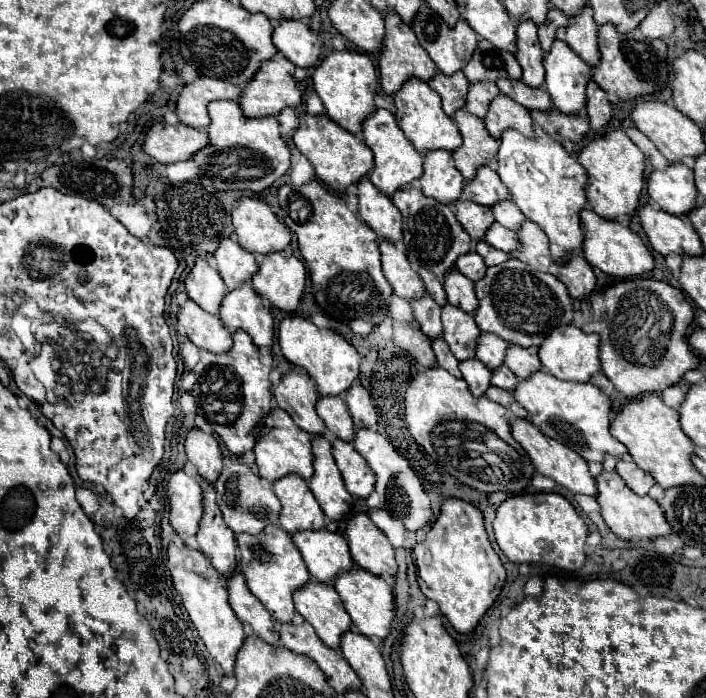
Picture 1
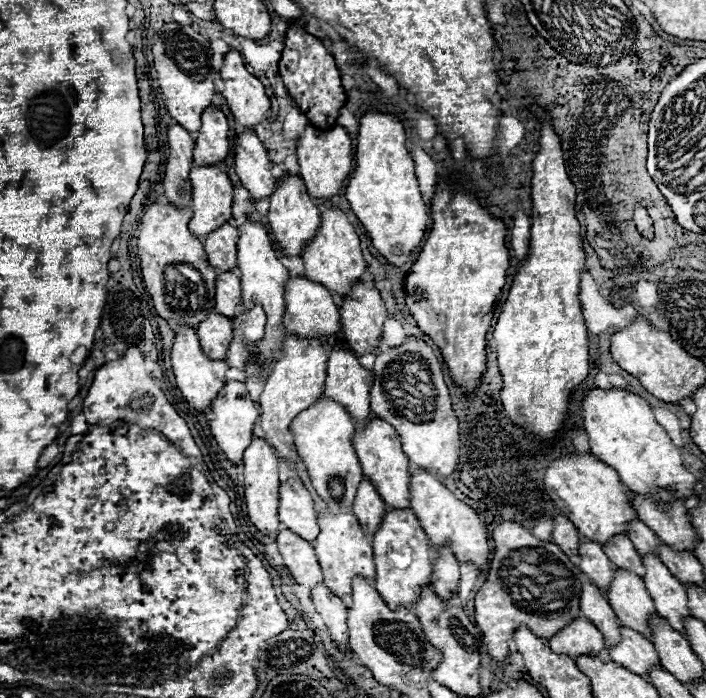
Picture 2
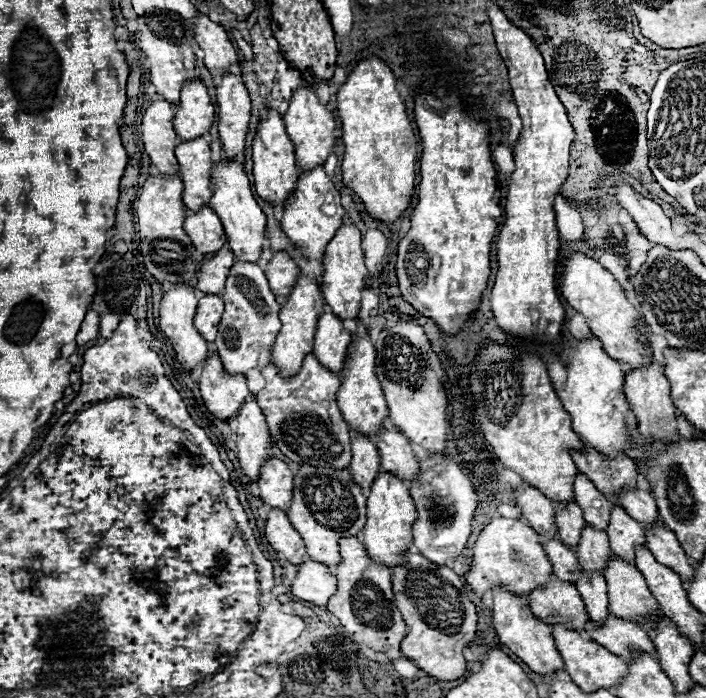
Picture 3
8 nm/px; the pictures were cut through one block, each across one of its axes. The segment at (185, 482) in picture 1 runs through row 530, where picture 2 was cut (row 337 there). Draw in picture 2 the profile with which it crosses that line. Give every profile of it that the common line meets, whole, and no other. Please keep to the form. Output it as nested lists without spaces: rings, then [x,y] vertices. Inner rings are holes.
[[[180,326],[178,334],[174,338],[174,346],[172,346],[172,370],[176,376],[176,386],[180,388],[186,402],[192,408],[196,408],[198,412],[208,412],[214,398],[220,394],[220,390],[226,384],[224,372],[228,370],[228,364],[222,360],[210,360],[200,348],[196,330],[190,326]]]

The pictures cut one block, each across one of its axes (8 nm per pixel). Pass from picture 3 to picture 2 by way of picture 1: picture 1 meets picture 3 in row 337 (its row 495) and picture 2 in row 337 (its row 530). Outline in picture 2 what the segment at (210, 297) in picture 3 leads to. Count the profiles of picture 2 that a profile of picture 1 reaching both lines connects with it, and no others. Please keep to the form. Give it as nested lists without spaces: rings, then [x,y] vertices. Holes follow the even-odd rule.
[[[210,314],[198,328],[198,340],[206,356],[214,360],[226,360],[226,344],[230,344],[232,320],[222,314]]]

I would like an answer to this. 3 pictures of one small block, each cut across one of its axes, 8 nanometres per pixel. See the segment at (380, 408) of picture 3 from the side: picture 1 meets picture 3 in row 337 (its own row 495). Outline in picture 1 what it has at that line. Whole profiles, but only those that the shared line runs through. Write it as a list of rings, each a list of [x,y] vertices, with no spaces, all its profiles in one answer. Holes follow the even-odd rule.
[[[334,438],[332,454],[334,454],[336,466],[342,472],[346,490],[356,498],[368,498],[370,492],[374,490],[374,472],[370,470],[366,460],[356,452],[354,444]]]

